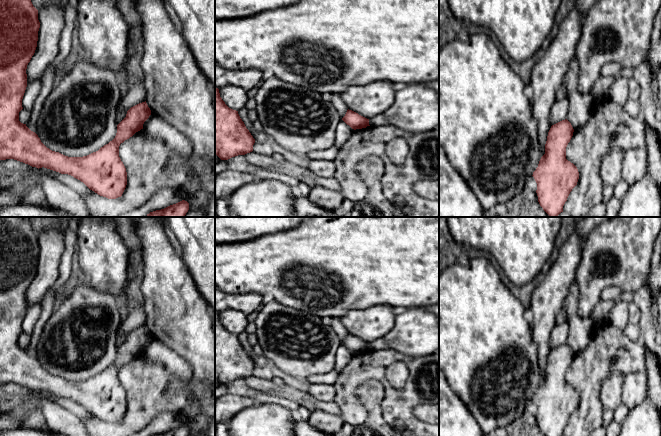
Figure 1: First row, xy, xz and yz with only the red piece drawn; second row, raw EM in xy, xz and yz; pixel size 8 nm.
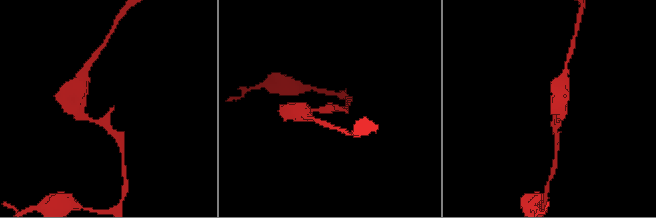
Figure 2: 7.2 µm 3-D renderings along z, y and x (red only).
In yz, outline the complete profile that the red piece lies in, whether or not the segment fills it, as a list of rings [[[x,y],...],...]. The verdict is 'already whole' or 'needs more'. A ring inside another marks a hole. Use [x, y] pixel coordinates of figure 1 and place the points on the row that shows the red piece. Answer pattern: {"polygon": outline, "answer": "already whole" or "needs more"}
{"polygon": [[[567,119],[551,126],[545,154],[532,175],[537,183],[538,202],[550,217],[563,212],[563,206],[579,179],[577,167],[566,159],[566,147],[573,132]]], "answer": "already whole"}

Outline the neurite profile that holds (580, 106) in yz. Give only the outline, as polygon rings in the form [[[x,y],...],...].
[[[575,56],[571,61],[565,77],[566,91],[569,99],[569,110],[566,119],[574,130],[586,125],[591,117],[594,98],[591,94],[584,95],[578,89],[579,63]]]

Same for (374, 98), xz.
[[[375,81],[349,87],[340,96],[349,110],[367,119],[383,114],[391,125],[410,133],[424,133],[439,128],[439,94],[425,84],[408,84],[396,92],[393,83]]]

